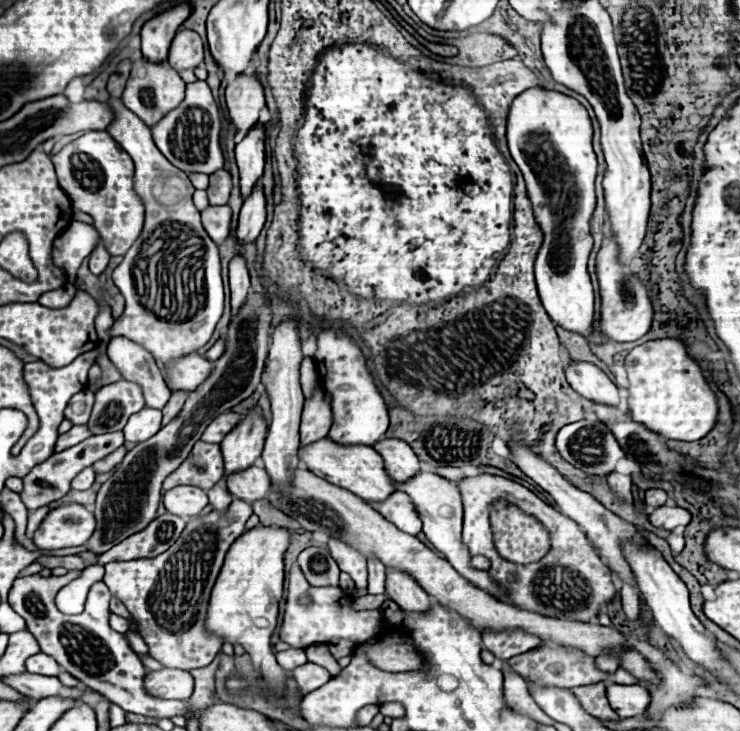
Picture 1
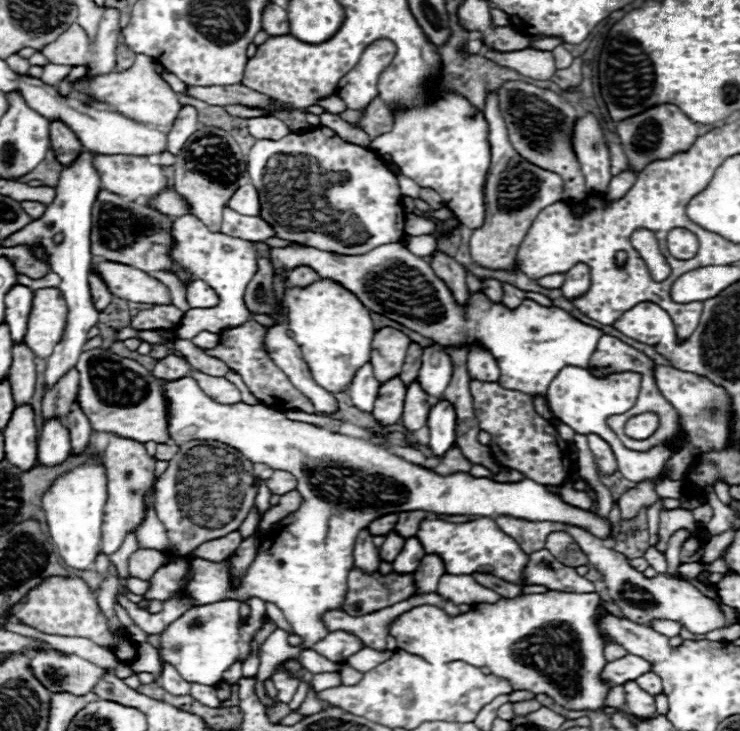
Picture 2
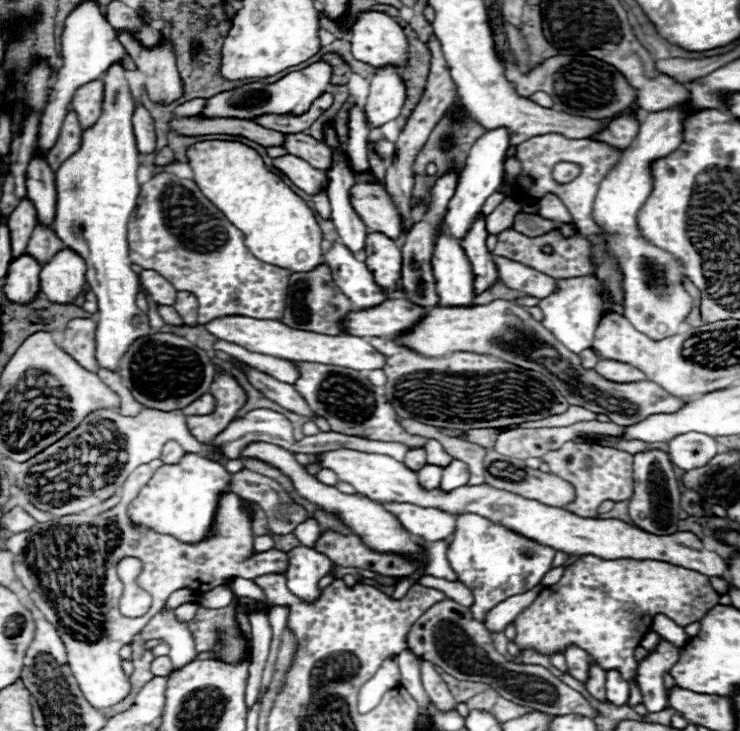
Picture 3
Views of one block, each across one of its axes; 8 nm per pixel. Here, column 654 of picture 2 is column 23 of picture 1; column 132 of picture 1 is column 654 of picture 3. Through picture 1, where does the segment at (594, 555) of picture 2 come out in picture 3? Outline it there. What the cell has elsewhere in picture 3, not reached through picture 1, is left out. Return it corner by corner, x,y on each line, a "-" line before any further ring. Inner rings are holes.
660,640
658,648
648,654
646,660
638,664
636,670
636,684
642,692
642,704
648,712
660,712
668,708
666,702
666,688
664,688
664,674
676,664
680,650
672,644

